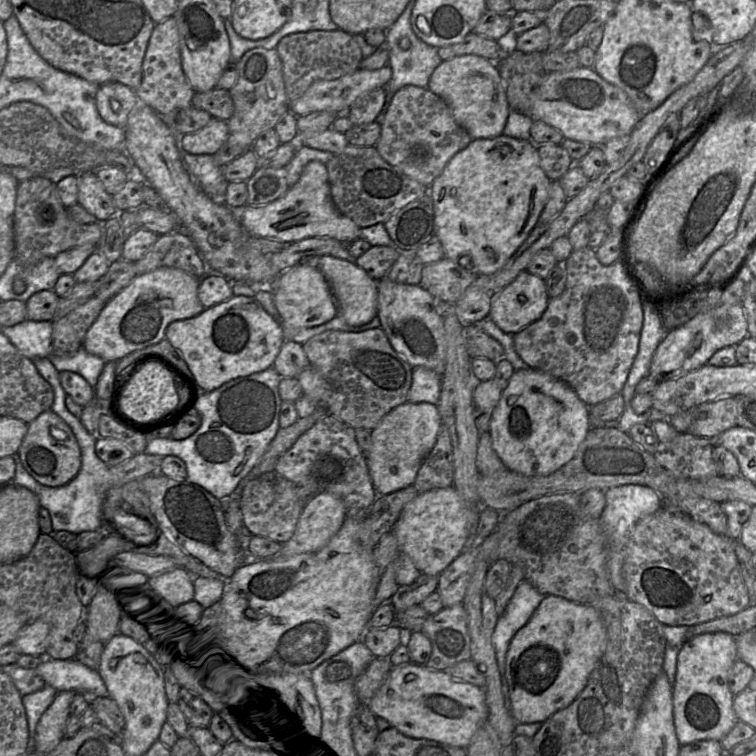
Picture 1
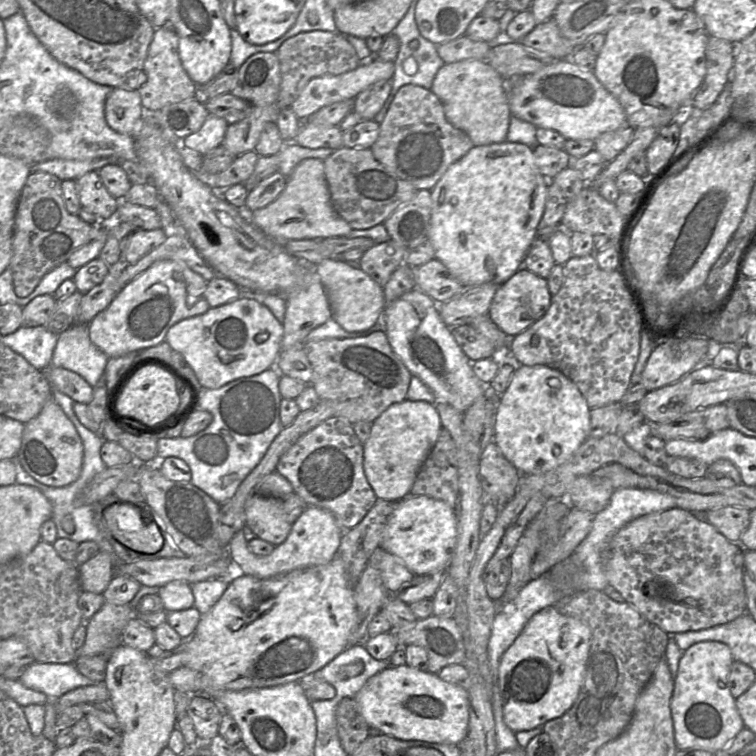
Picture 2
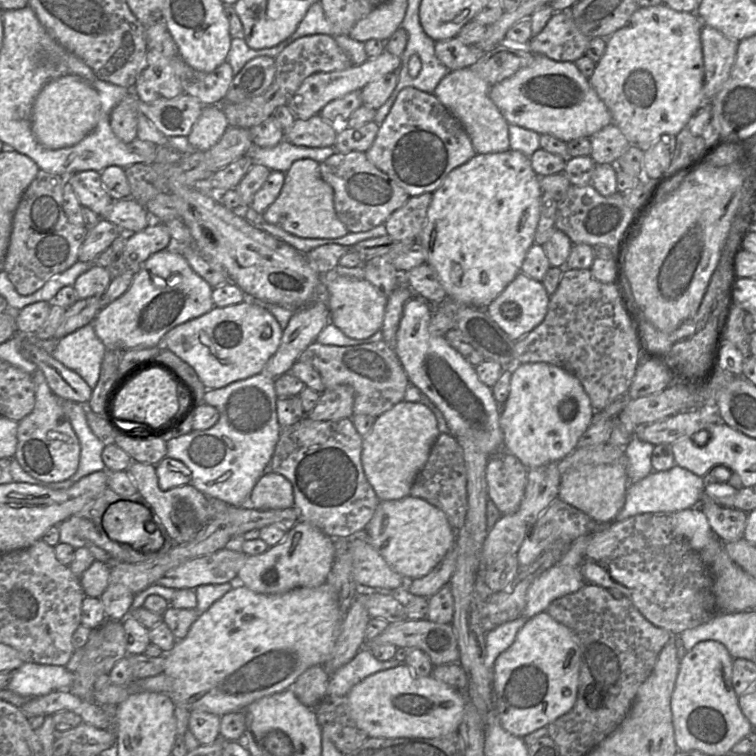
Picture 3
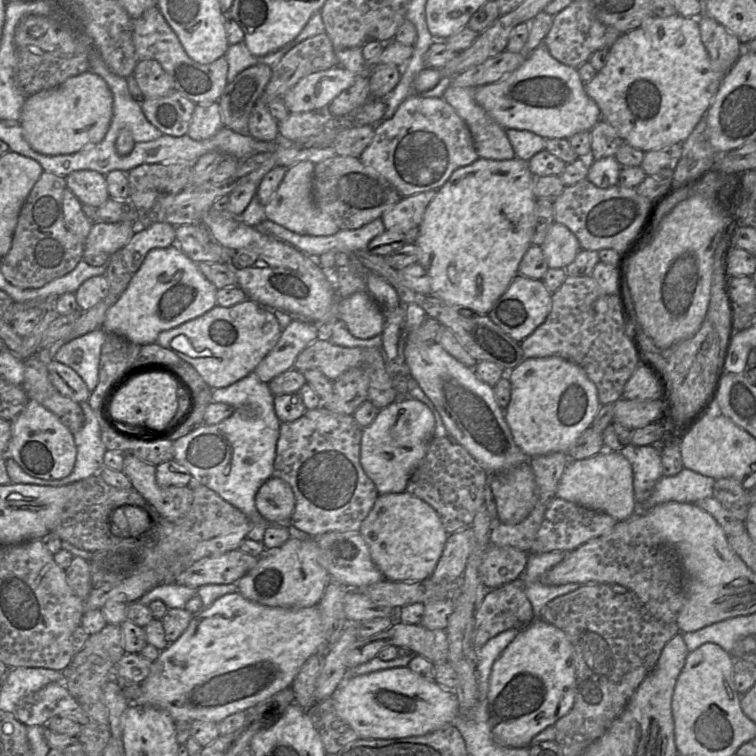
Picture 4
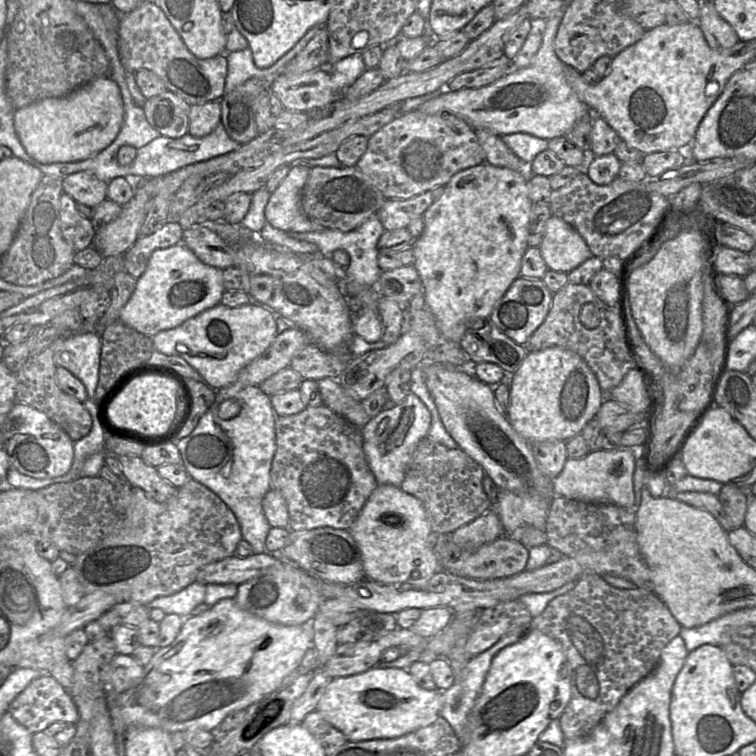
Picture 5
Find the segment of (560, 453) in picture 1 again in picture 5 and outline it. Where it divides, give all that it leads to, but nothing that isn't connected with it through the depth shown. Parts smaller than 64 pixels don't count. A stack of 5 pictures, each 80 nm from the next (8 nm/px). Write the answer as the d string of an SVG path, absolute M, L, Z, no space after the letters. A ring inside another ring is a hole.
M550 347L526 352L510 385L508 421L528 443L567 441L580 434L605 399L599 382L587 363L575 352Z

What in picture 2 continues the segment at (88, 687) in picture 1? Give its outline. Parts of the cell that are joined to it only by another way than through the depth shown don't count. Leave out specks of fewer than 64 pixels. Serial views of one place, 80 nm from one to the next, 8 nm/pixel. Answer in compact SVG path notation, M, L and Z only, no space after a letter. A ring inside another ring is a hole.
M33 662L26 667L19 680L27 688L44 693L50 700L57 700L76 688L95 685L79 672L74 663Z

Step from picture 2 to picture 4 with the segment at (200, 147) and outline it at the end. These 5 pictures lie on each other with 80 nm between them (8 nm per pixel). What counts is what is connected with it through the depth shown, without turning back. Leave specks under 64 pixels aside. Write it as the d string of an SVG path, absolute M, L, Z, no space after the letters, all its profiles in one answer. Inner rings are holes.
M218 102L196 104L187 134L191 139L201 141L211 138L223 127L221 107Z

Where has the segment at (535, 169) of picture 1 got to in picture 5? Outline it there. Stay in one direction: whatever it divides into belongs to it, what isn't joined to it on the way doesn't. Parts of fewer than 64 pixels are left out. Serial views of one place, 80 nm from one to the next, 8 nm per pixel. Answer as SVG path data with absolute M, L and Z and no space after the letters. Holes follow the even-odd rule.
M487 162L477 166L467 168L456 173L450 181L444 186L441 196L433 202L424 212L424 229L422 234L414 240L412 245L414 262L413 266L417 270L423 284L423 295L426 308L434 315L436 325L443 335L449 341L460 344L465 332L470 328L470 322L474 319L489 319L496 302L506 293L512 282L520 276L522 257L529 247L528 231L532 201L528 197L527 190L527 167L525 172L515 171L509 168L496 167Z

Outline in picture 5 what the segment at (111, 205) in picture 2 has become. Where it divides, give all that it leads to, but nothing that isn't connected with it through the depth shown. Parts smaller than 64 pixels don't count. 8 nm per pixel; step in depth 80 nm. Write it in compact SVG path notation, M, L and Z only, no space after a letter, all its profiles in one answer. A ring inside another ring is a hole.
M78 171L62 180L63 192L91 208L107 199L107 183L91 171Z

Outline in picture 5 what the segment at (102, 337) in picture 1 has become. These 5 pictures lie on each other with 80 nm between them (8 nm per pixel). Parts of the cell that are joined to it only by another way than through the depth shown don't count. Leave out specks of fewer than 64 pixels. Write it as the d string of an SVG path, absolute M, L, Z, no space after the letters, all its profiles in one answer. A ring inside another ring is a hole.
M183 243L156 249L149 258L145 272L137 279L130 299L121 309L118 321L152 338L158 332L175 328L189 318L218 305L225 290L222 269L204 264Z

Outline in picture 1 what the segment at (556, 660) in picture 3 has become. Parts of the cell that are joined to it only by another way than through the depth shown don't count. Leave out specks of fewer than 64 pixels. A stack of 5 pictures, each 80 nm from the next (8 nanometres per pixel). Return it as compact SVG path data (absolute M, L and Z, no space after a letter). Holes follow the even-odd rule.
M547 595L530 620L517 631L505 659L510 710L516 723L544 723L554 713L567 708L585 687L590 673L606 647L606 631L594 607Z

